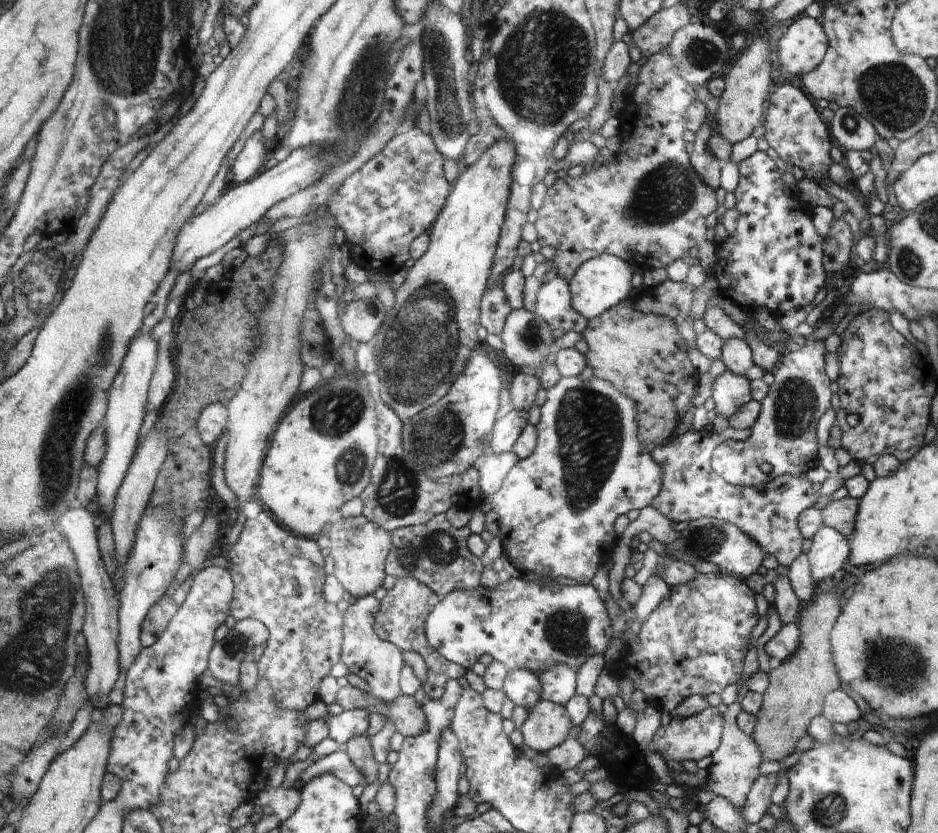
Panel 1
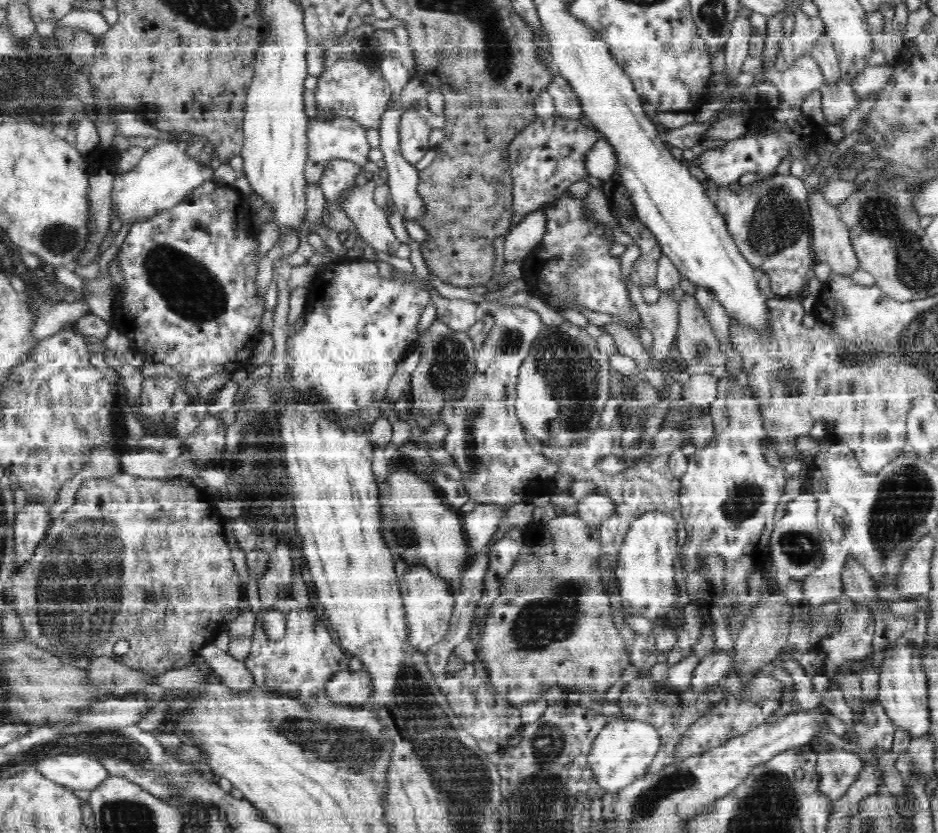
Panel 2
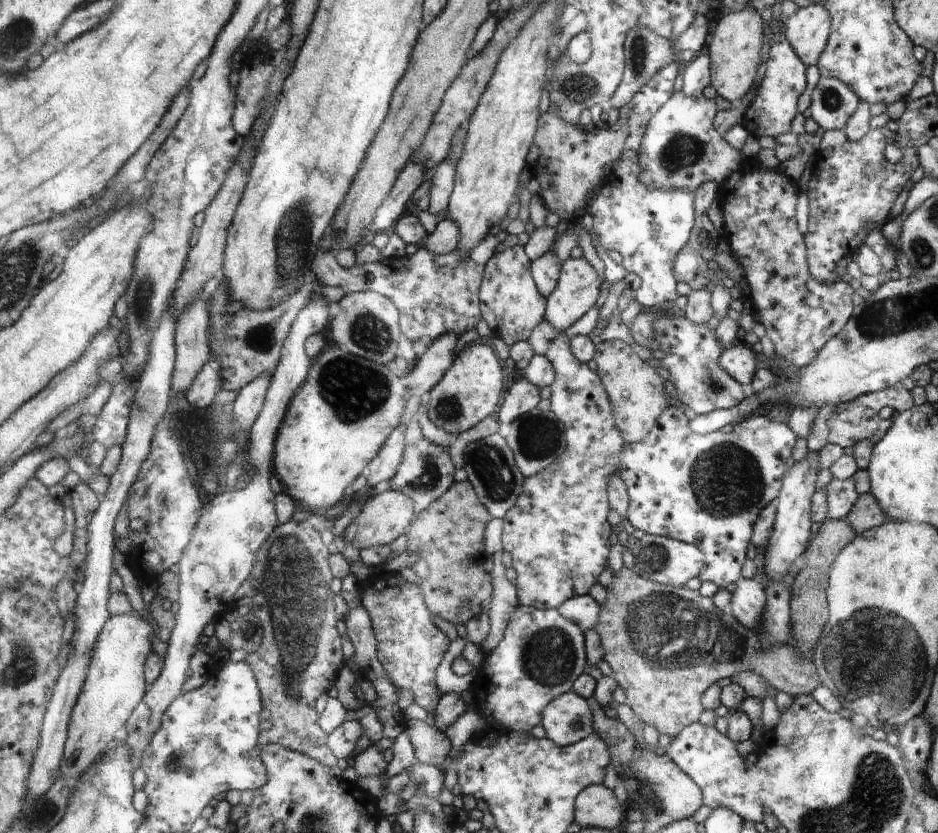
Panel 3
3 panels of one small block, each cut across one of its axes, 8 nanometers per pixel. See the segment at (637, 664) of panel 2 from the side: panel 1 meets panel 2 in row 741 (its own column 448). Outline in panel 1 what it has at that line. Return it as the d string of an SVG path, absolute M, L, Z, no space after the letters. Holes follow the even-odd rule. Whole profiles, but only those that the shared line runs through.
M401 578L401 580L397 580L395 588L389 590L387 596L381 600L381 608L375 616L377 618L375 630L385 642L393 642L401 650L413 650L425 660L425 664L427 664L427 682L423 682L423 690L429 696L429 700L441 700L447 692L447 684L451 680L463 680L463 674L467 670L461 664L455 664L455 662L447 660L429 642L427 620L433 614L433 610L437 608L437 604L441 604L441 596L433 588L429 588L427 584L423 584L421 580L415 580L415 578Z

